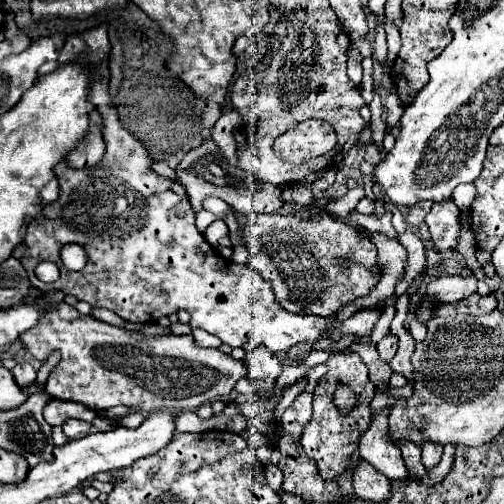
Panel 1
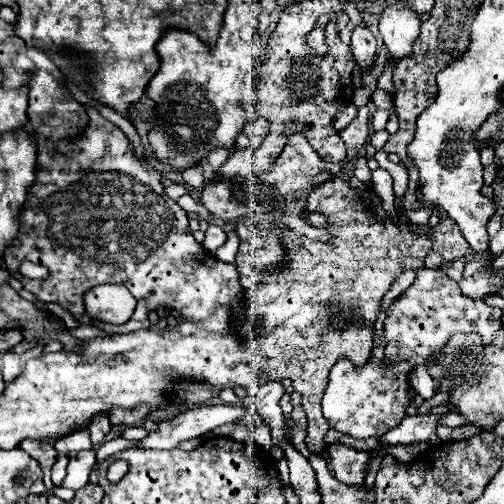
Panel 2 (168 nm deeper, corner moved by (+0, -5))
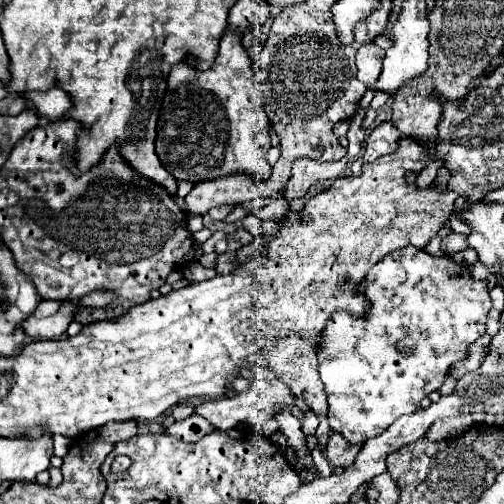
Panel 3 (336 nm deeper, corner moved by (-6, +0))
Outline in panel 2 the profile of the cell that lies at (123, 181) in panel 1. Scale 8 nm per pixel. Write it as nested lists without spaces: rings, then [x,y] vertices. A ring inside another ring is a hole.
[[[87,108],[87,112],[89,112],[89,126],[87,126],[77,138],[67,138],[67,140],[57,140],[57,142],[53,142],[53,140],[33,134],[33,142],[35,142],[35,146],[37,146],[35,184],[29,188],[27,200],[25,200],[21,212],[19,212],[19,222],[21,222],[21,224],[19,224],[19,234],[17,234],[17,238],[15,238],[11,244],[7,244],[7,270],[23,284],[25,290],[29,290],[31,294],[35,294],[41,302],[55,302],[55,304],[61,304],[65,310],[69,310],[69,312],[73,314],[73,318],[75,318],[79,324],[93,324],[93,326],[97,326],[99,322],[93,322],[93,320],[87,318],[85,308],[83,308],[83,294],[85,294],[89,288],[97,286],[97,284],[109,284],[109,282],[113,282],[113,284],[123,284],[123,286],[127,286],[129,292],[131,292],[131,294],[135,296],[135,300],[137,300],[135,312],[133,312],[131,320],[127,320],[123,326],[101,323],[102,327],[99,328],[99,330],[103,330],[103,332],[107,332],[107,334],[127,334],[127,332],[135,332],[135,330],[141,330],[141,328],[149,328],[147,314],[149,314],[151,310],[155,310],[155,308],[161,308],[161,306],[171,306],[171,308],[177,310],[181,316],[195,318],[195,320],[203,320],[203,318],[207,318],[207,316],[213,312],[213,308],[217,308],[217,306],[221,306],[221,304],[229,304],[231,310],[233,310],[233,318],[235,318],[235,330],[241,332],[243,336],[253,336],[253,328],[251,328],[249,324],[245,324],[249,306],[245,304],[245,300],[241,300],[241,296],[243,296],[243,286],[241,286],[241,282],[239,282],[239,276],[237,276],[235,266],[233,266],[233,264],[227,264],[227,262],[221,262],[221,260],[215,260],[215,258],[193,238],[193,234],[191,234],[191,230],[189,230],[187,212],[185,212],[175,200],[171,200],[169,196],[165,196],[165,188],[161,186],[161,174],[155,172],[151,166],[145,166],[143,162],[139,162],[139,160],[133,156],[127,136],[125,136],[115,124],[107,122],[97,110]],[[21,260],[29,260],[29,262],[35,262],[35,264],[45,266],[45,268],[49,270],[49,276],[43,278],[43,280],[35,280],[35,282],[23,278],[23,276],[17,272]]]

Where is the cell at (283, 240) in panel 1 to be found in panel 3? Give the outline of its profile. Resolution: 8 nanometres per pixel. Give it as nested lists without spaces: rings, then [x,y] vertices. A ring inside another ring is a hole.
[[[225,253],[225,255],[219,255],[217,257],[217,265],[215,265],[217,273],[231,273],[239,267],[239,261],[237,261],[237,255],[235,253]]]

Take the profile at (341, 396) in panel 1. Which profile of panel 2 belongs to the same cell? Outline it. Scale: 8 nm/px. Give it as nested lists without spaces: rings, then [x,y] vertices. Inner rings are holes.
[[[421,268],[415,272],[413,284],[393,300],[385,310],[383,332],[371,350],[371,356],[363,366],[355,366],[347,358],[339,358],[329,370],[329,382],[323,396],[323,416],[327,424],[341,434],[353,438],[381,436],[385,430],[395,428],[405,416],[413,396],[409,396],[409,374],[415,366],[429,366],[437,362],[447,340],[457,334],[479,334],[489,340],[501,328],[501,310],[485,304],[485,300],[473,300],[459,290],[459,284],[451,280],[441,268]]]

